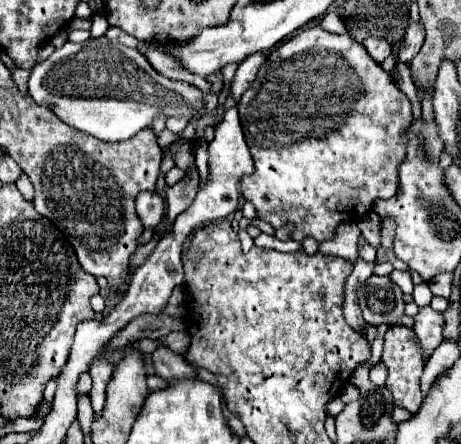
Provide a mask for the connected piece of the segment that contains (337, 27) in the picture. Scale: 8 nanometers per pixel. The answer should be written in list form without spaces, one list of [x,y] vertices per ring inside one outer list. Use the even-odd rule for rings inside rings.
[[[330,12],[319,21],[319,27],[323,27],[325,31],[333,34],[345,34],[345,27],[343,27],[343,21],[339,19],[339,15],[336,12]]]

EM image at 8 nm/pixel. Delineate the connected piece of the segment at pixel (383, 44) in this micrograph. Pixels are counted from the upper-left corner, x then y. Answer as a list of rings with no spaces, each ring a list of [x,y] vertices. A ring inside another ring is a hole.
[[[365,39],[363,45],[365,45],[367,53],[369,53],[377,63],[383,63],[383,61],[389,57],[389,53],[391,53],[391,43],[385,41],[385,39]]]

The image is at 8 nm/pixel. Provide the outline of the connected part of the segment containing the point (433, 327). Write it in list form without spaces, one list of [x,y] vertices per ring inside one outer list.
[[[423,307],[417,315],[415,315],[415,333],[417,333],[417,339],[423,347],[423,353],[425,357],[429,357],[437,345],[443,341],[443,327],[445,327],[445,319],[443,319],[443,313],[431,309],[431,307]]]

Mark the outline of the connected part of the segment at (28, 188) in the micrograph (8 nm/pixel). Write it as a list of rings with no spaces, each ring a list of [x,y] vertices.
[[[22,173],[19,179],[16,182],[17,188],[20,193],[25,197],[25,199],[33,199],[34,197],[34,188],[29,178],[25,173]]]

